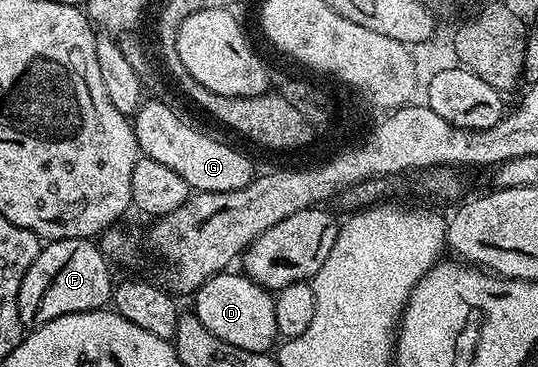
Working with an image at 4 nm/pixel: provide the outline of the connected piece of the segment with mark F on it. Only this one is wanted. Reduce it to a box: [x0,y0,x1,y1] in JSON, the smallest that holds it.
[18,238,112,327]

